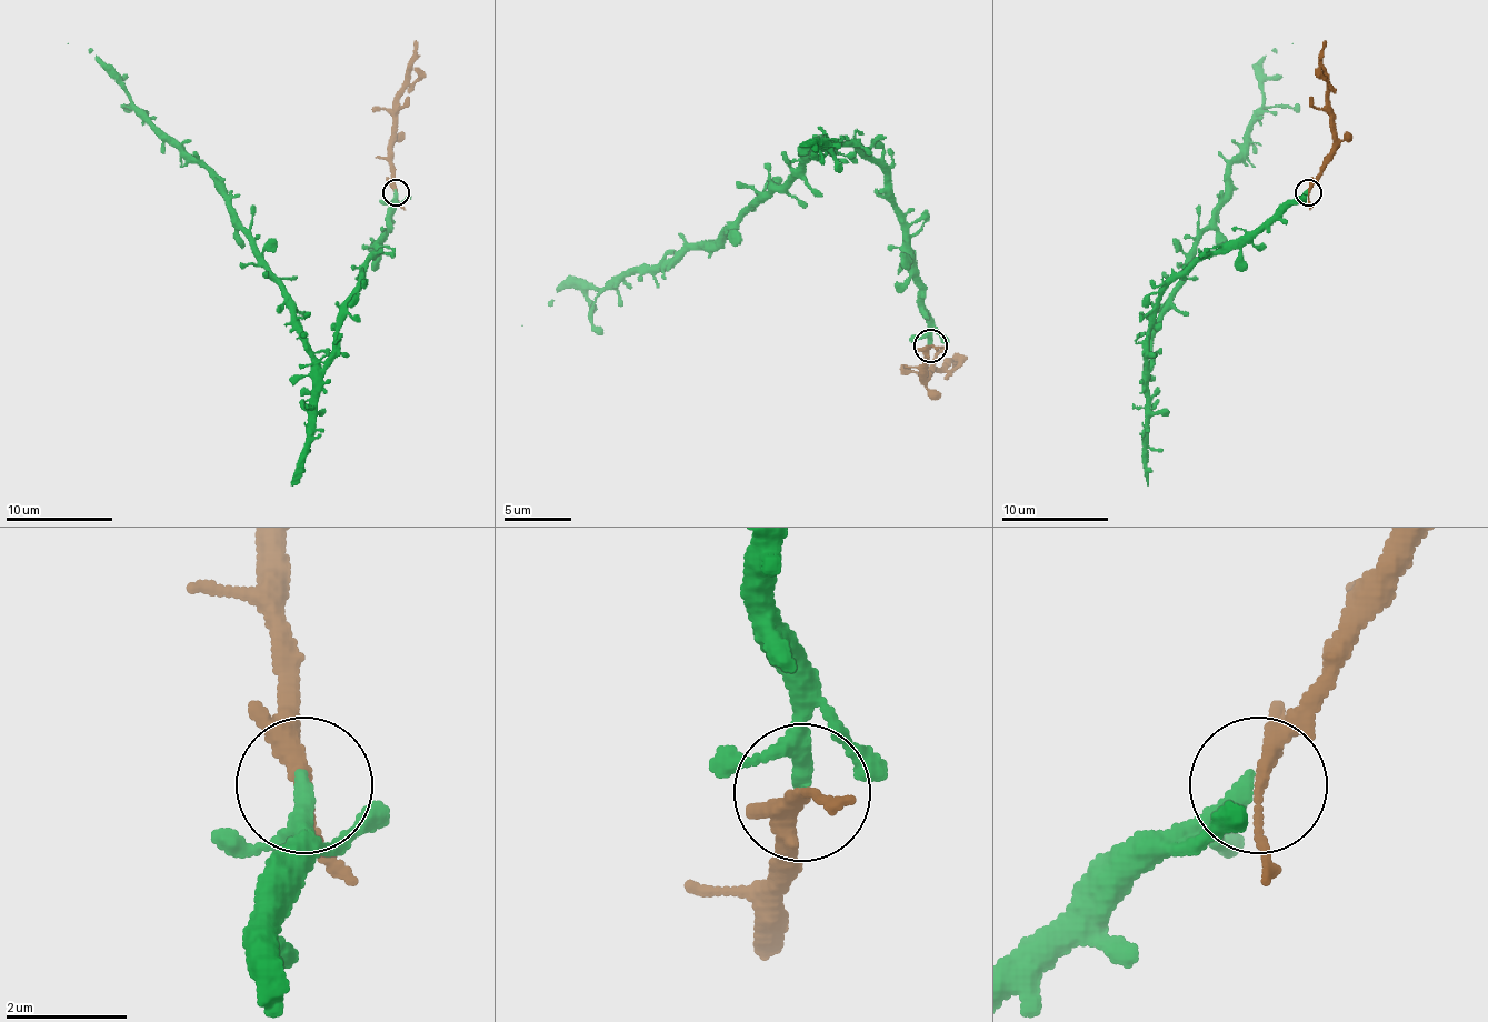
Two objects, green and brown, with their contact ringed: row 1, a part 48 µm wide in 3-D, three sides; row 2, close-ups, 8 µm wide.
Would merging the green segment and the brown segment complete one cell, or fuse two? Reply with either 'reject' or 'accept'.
accept

